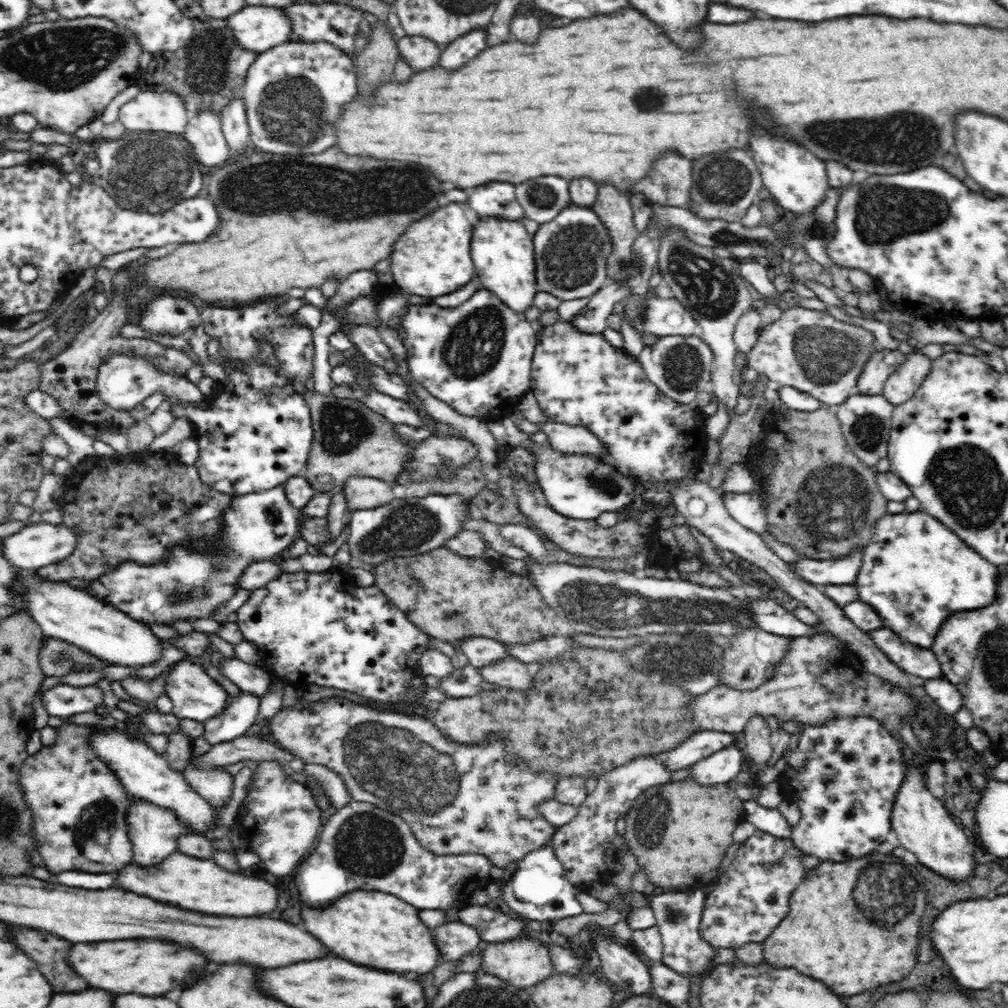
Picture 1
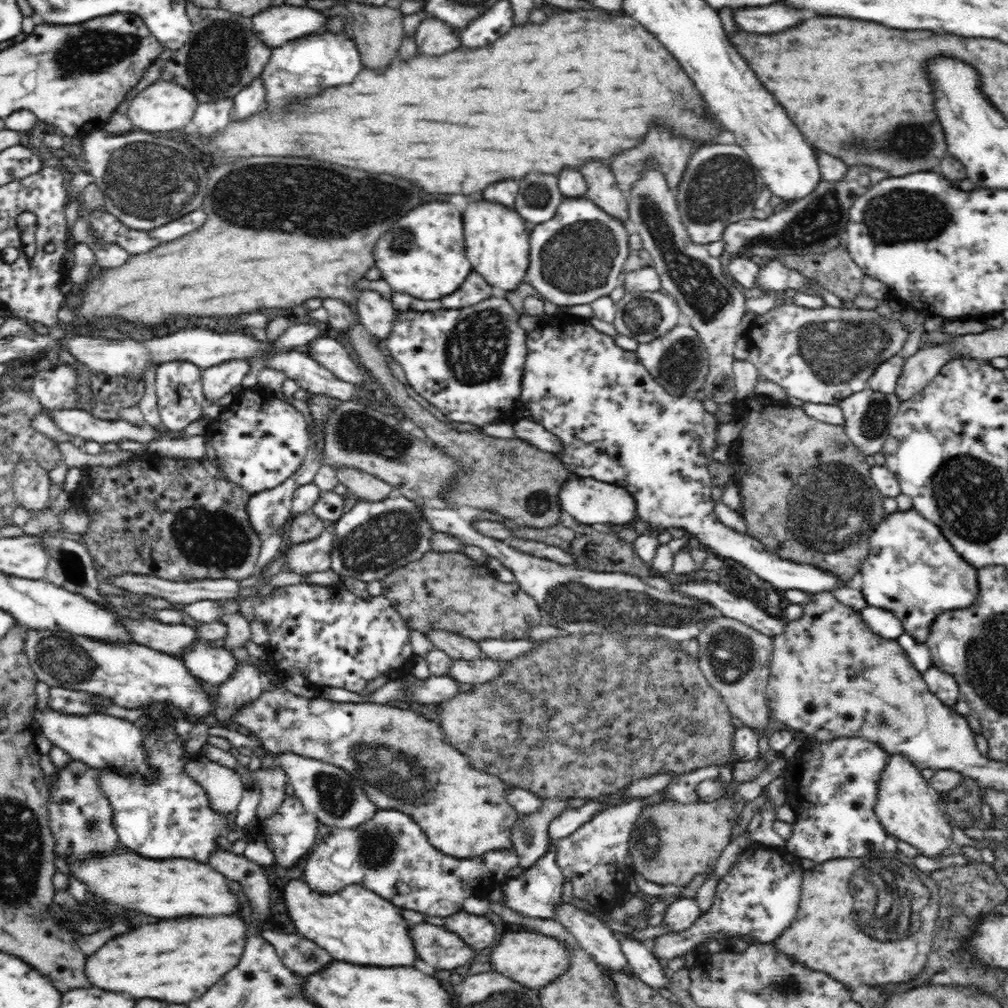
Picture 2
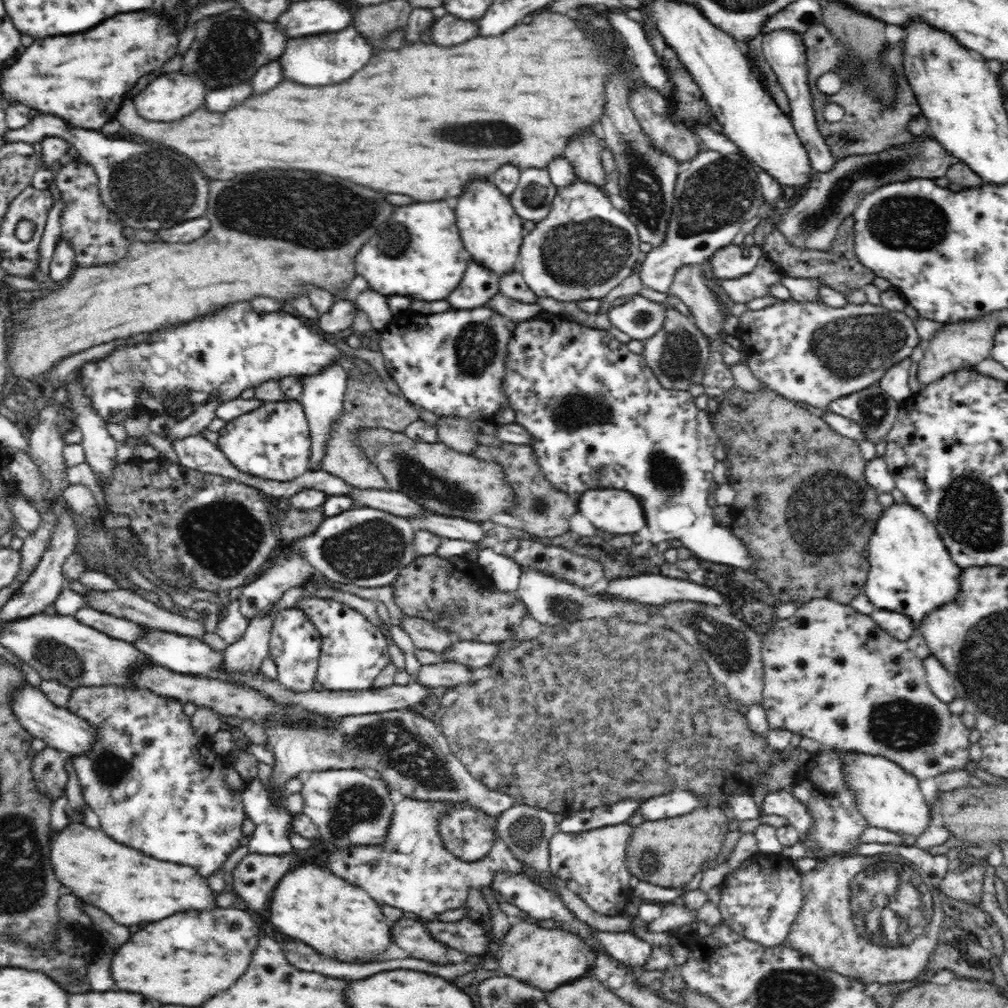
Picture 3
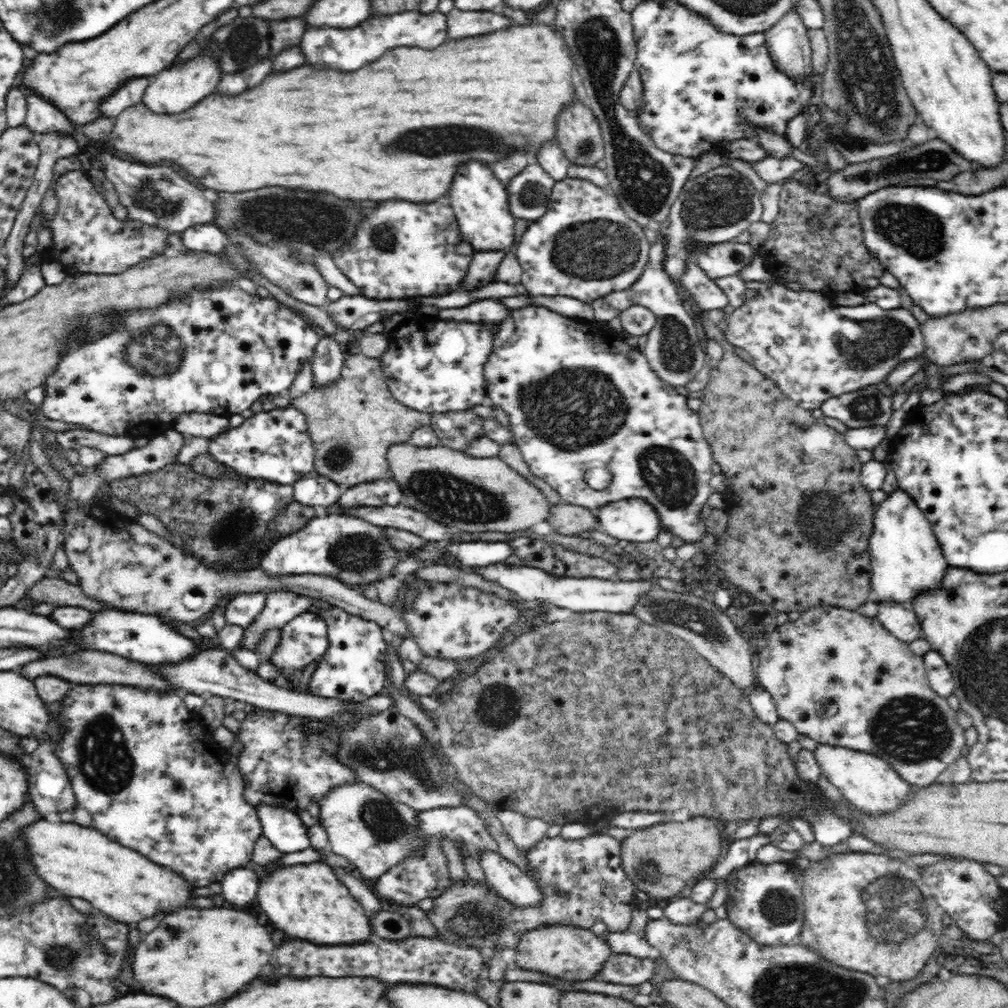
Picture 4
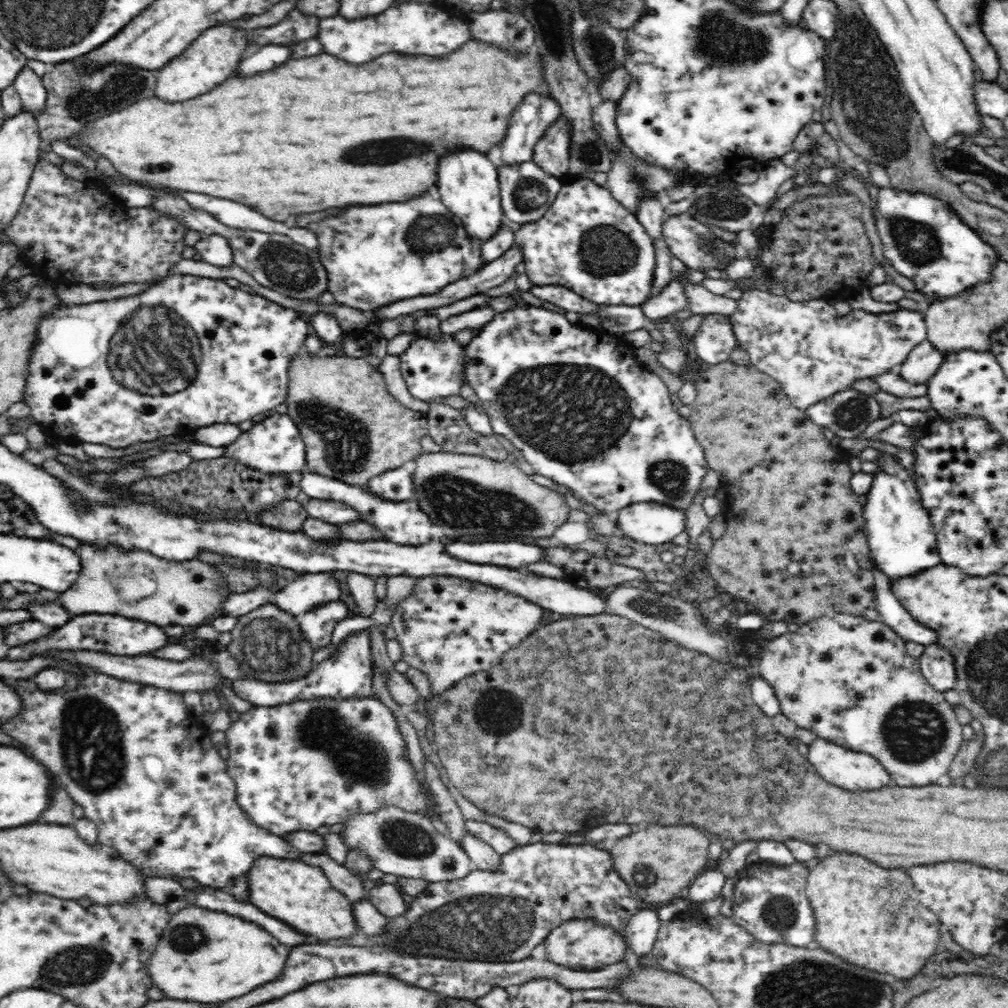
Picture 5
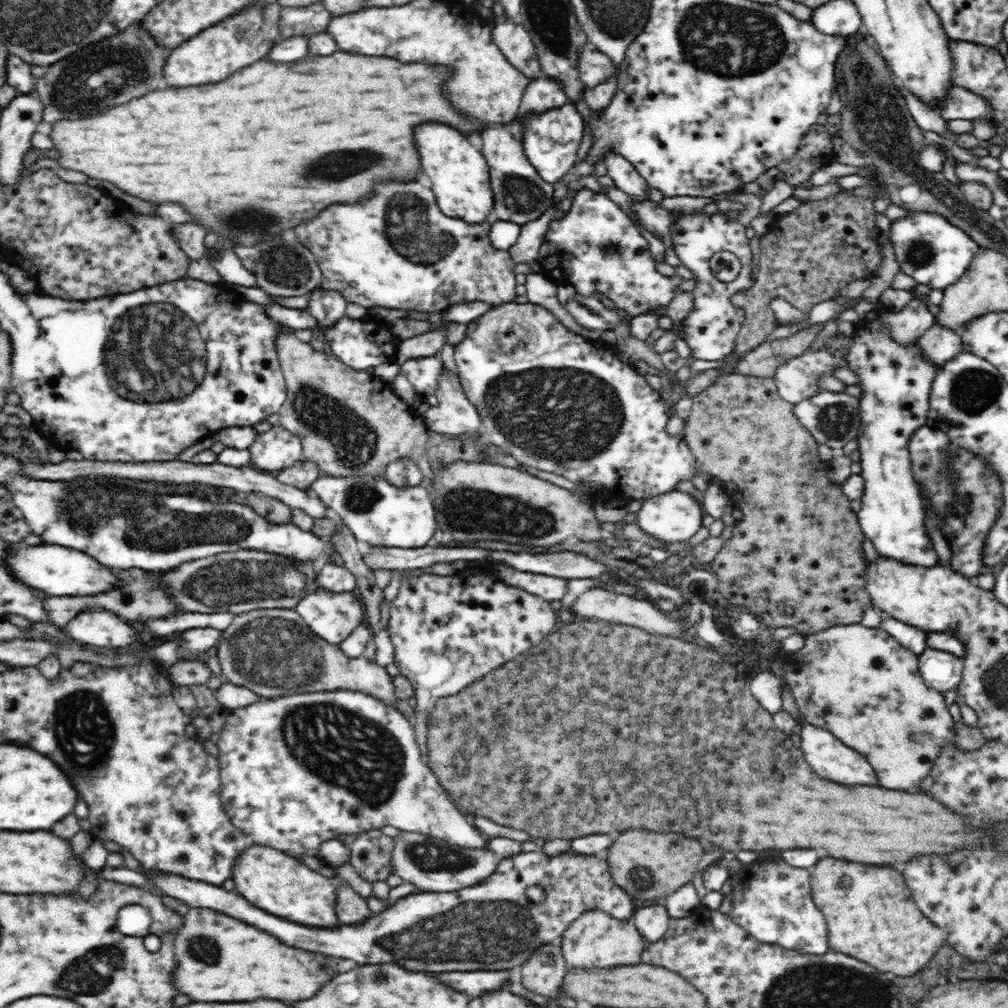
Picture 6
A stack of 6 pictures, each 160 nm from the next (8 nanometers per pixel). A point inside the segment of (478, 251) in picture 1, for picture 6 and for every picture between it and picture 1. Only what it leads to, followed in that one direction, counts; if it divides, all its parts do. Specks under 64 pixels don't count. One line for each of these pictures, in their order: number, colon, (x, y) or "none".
2: (497, 244)
3: (491, 230)
4: (480, 201)
5: (469, 185)
6: (455, 164)

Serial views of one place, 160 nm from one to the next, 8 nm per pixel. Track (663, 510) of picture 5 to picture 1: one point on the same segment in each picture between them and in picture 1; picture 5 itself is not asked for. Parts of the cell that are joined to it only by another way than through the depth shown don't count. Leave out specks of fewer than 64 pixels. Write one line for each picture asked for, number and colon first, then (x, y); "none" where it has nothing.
1: (580, 486)
2: (590, 501)
3: (614, 512)
4: (635, 520)

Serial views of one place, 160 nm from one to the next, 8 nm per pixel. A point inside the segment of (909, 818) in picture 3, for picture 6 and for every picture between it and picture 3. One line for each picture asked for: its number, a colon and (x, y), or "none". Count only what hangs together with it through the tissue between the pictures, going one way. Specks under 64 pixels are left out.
4: (868, 783)
5: (849, 769)
6: (833, 760)

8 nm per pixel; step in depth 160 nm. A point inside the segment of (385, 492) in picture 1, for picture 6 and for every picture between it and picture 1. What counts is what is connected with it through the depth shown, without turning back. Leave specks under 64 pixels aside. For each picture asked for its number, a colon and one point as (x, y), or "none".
2: (369, 488)
3: (367, 404)
4: (353, 422)
5: (353, 429)
6: (350, 423)

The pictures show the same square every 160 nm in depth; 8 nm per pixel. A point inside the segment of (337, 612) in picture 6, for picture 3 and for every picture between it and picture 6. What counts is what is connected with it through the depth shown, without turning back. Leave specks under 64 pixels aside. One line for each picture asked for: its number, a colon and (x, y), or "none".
3: (295, 645)
4: (304, 639)
5: (318, 624)

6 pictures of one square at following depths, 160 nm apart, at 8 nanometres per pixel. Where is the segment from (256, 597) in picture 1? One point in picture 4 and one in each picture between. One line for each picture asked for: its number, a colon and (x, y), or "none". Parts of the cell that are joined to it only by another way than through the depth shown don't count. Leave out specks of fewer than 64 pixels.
2: (334, 639)
3: (353, 652)
4: (352, 668)

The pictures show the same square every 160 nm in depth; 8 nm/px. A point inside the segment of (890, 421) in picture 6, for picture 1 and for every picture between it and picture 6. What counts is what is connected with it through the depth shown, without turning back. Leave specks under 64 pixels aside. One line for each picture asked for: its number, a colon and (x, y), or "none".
1: (915, 573)
2: (911, 570)
3: (910, 570)
4: (905, 558)
5: (900, 536)

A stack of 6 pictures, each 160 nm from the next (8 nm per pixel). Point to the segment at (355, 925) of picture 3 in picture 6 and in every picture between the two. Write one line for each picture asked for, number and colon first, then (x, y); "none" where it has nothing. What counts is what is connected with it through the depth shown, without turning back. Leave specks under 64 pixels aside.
4: (308, 901)
5: (301, 895)
6: (283, 885)

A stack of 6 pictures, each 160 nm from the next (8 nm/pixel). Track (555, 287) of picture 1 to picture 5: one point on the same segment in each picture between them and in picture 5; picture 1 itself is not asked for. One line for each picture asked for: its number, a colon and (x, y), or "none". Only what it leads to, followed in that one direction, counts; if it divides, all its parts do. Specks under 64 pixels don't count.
2: (575, 258)
3: (585, 237)
4: (584, 246)
5: (588, 242)

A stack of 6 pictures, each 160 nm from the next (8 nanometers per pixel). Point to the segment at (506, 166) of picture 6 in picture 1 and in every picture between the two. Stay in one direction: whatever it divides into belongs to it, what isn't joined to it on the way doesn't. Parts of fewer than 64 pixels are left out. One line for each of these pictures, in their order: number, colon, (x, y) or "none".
1: (541, 199)
2: (538, 198)
3: (532, 198)
4: (529, 191)
5: (526, 191)

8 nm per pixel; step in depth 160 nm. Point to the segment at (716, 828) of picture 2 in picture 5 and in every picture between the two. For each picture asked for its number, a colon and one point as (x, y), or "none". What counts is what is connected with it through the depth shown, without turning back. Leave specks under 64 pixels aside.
3: (683, 843)
4: (664, 860)
5: (657, 862)

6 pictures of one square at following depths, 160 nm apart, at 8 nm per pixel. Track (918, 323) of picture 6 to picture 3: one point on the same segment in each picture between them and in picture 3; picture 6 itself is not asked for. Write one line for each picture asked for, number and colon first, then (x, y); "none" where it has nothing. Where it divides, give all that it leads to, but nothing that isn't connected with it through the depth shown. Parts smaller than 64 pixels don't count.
3: (806, 351)
4: (814, 350)
5: (813, 354)

